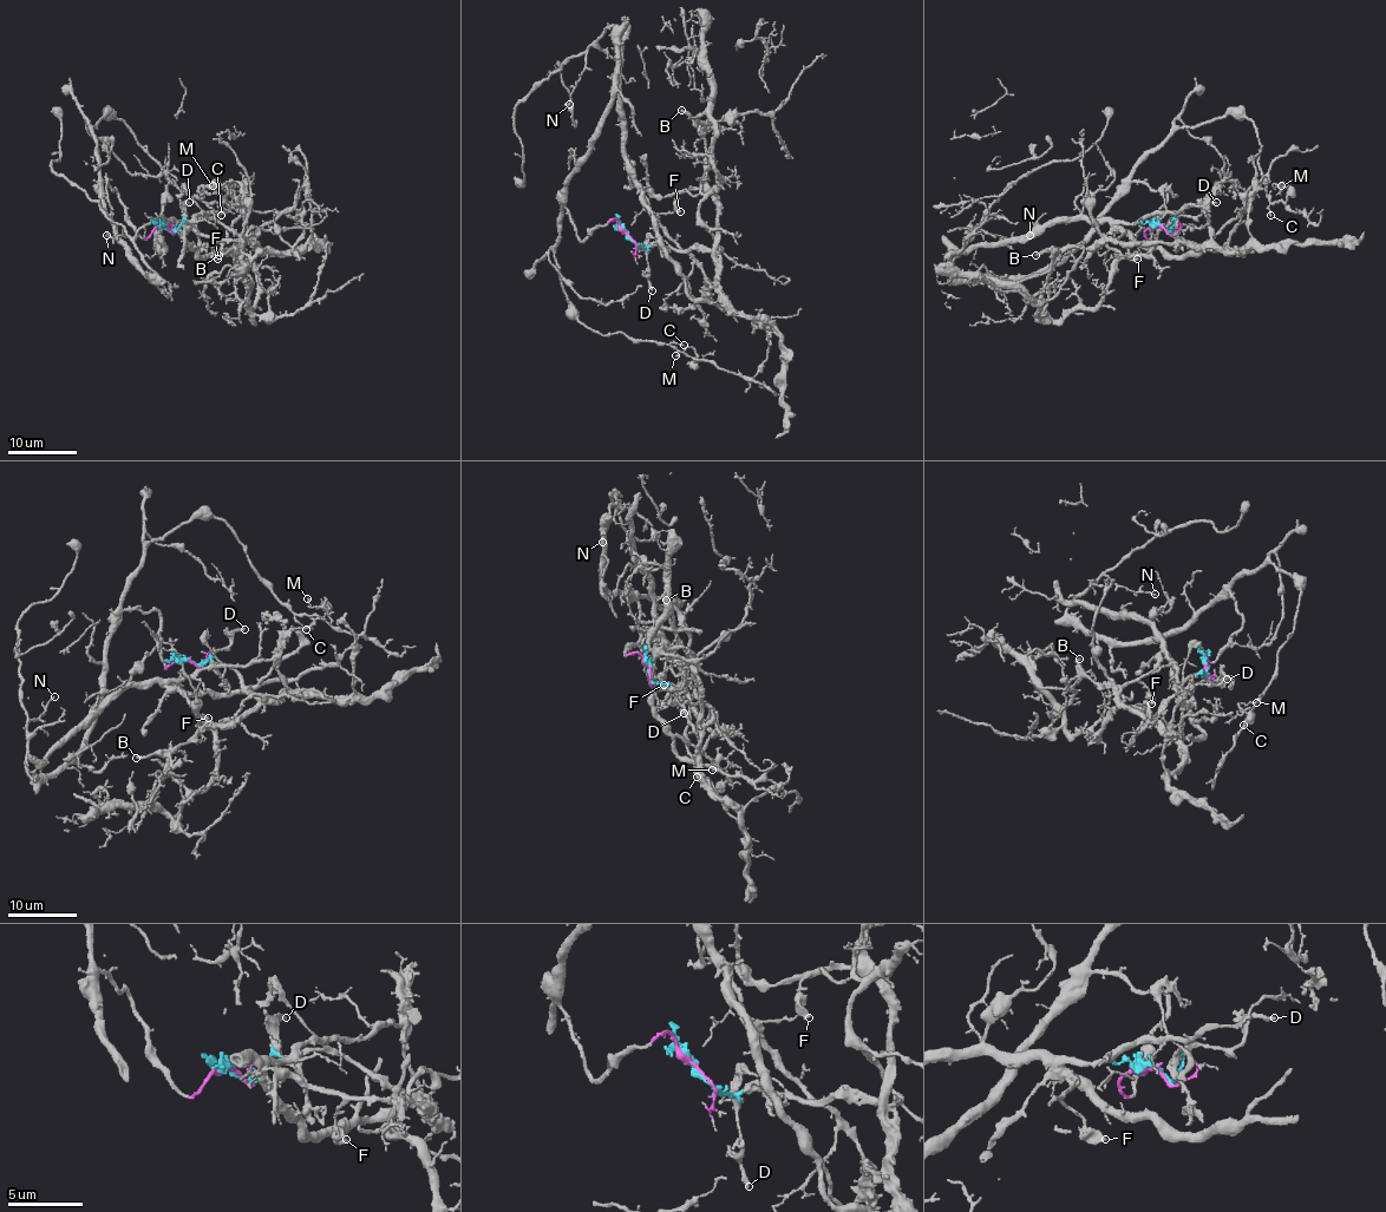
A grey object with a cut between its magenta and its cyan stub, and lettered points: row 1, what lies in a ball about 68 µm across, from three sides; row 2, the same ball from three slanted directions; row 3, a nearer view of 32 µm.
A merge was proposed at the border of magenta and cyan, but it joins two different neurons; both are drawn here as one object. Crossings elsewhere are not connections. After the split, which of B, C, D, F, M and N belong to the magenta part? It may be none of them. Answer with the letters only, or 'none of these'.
C, M, N

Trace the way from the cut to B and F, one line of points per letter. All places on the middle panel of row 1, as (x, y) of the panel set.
B: (627, 235), (646, 247), (716, 247), (717, 197), (706, 181), (705, 139), (699, 128), (680, 110)
F: (627, 235), (646, 247), (713, 249), (717, 202), (699, 190), (682, 190), (675, 198), (675, 207), (680, 213)

